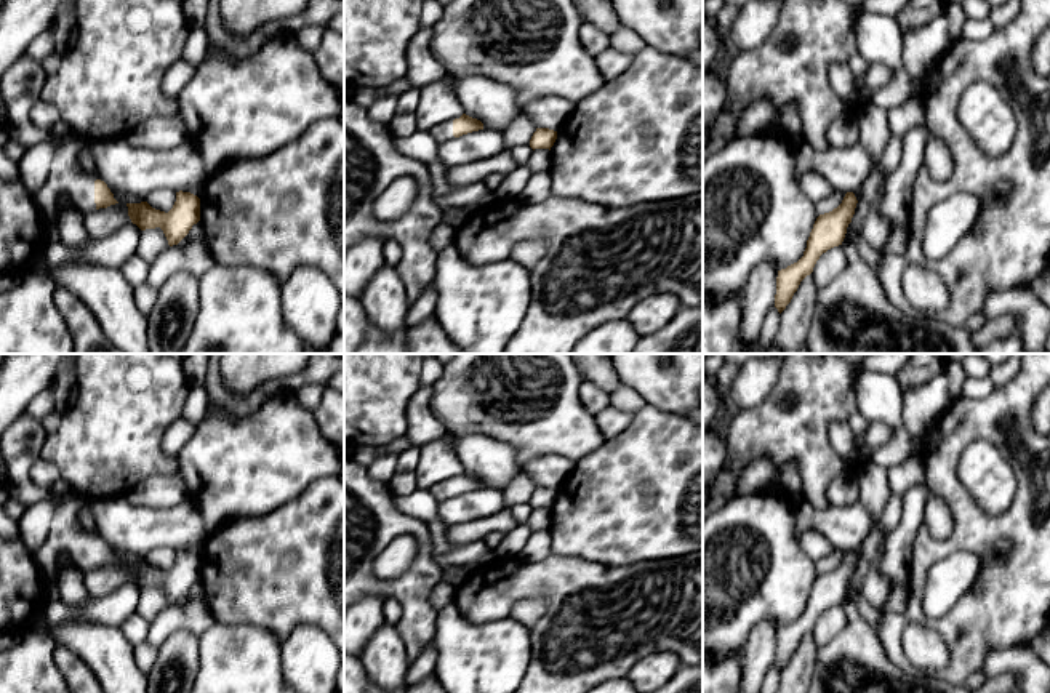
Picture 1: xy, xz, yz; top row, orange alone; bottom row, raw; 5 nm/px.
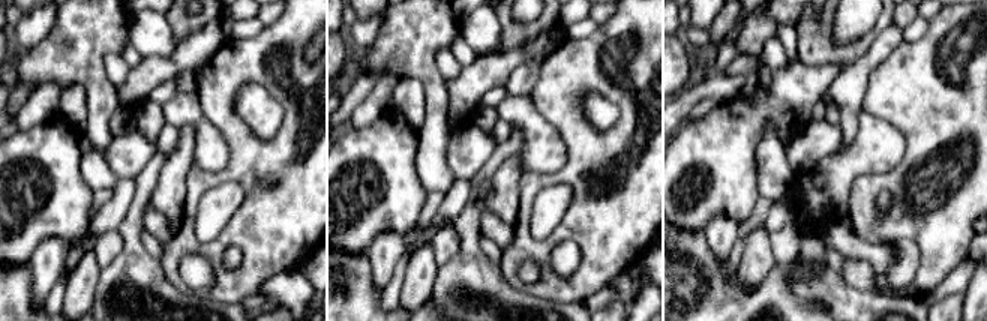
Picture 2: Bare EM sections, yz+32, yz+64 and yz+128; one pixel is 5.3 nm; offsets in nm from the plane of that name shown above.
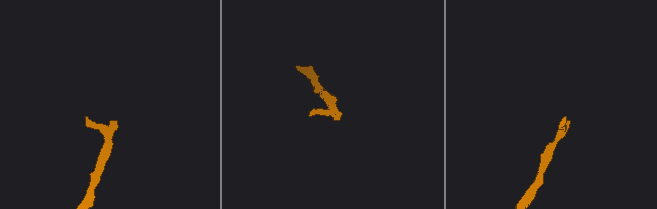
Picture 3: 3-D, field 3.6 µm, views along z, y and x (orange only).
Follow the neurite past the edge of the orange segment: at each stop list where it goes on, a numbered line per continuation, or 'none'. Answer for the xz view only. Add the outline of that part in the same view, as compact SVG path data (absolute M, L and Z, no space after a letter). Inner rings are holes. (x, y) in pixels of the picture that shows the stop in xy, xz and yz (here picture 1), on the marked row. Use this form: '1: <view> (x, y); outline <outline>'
1: xz (445, 132); outline M453 120L442 123L437 133L439 133L440 142L453 139L455 138L453 136Z

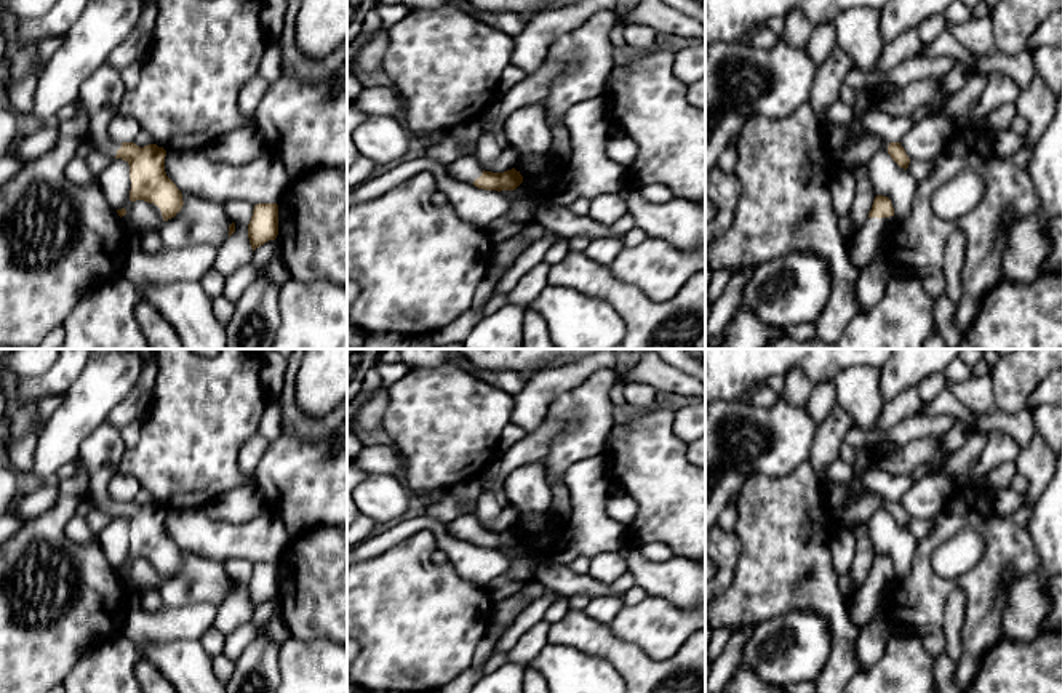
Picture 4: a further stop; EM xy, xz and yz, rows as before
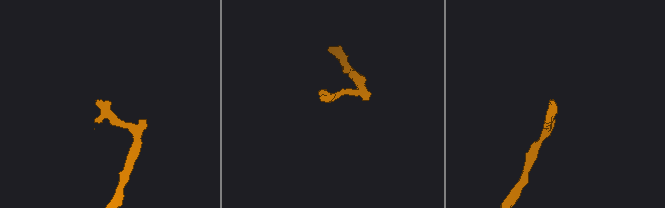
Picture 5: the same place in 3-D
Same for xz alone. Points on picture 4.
1: xz (466, 168); outline M462 155L449 166L449 171L457 181L473 184L481 176L483 168L473 155Z

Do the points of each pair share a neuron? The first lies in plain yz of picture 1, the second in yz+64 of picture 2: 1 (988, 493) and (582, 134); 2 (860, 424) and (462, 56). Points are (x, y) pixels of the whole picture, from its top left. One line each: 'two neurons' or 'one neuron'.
1: two neurons
2: one neuron

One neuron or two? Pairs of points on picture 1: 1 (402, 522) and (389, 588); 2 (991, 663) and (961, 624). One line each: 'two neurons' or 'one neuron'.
1: one neuron
2: two neurons

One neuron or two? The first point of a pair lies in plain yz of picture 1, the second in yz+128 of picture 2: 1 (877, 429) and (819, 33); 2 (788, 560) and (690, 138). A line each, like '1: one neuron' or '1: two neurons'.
1: two neurons
2: one neuron

